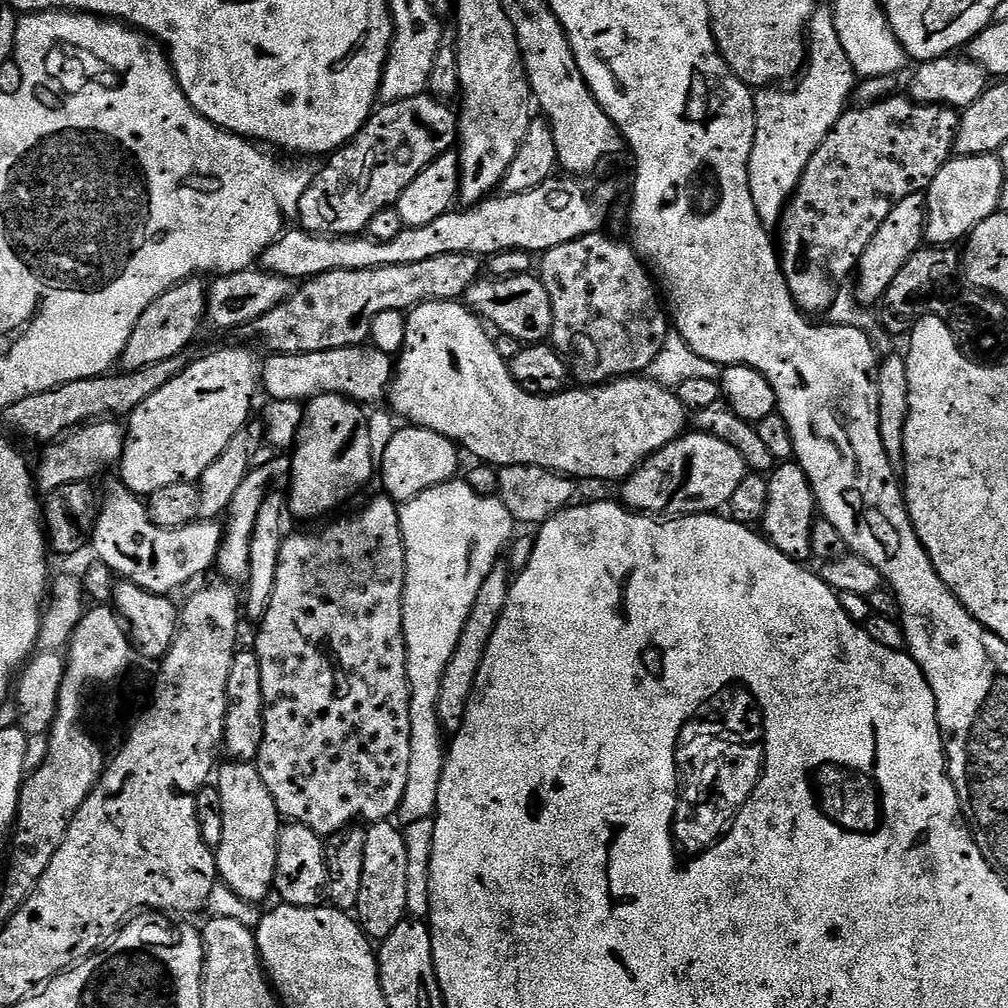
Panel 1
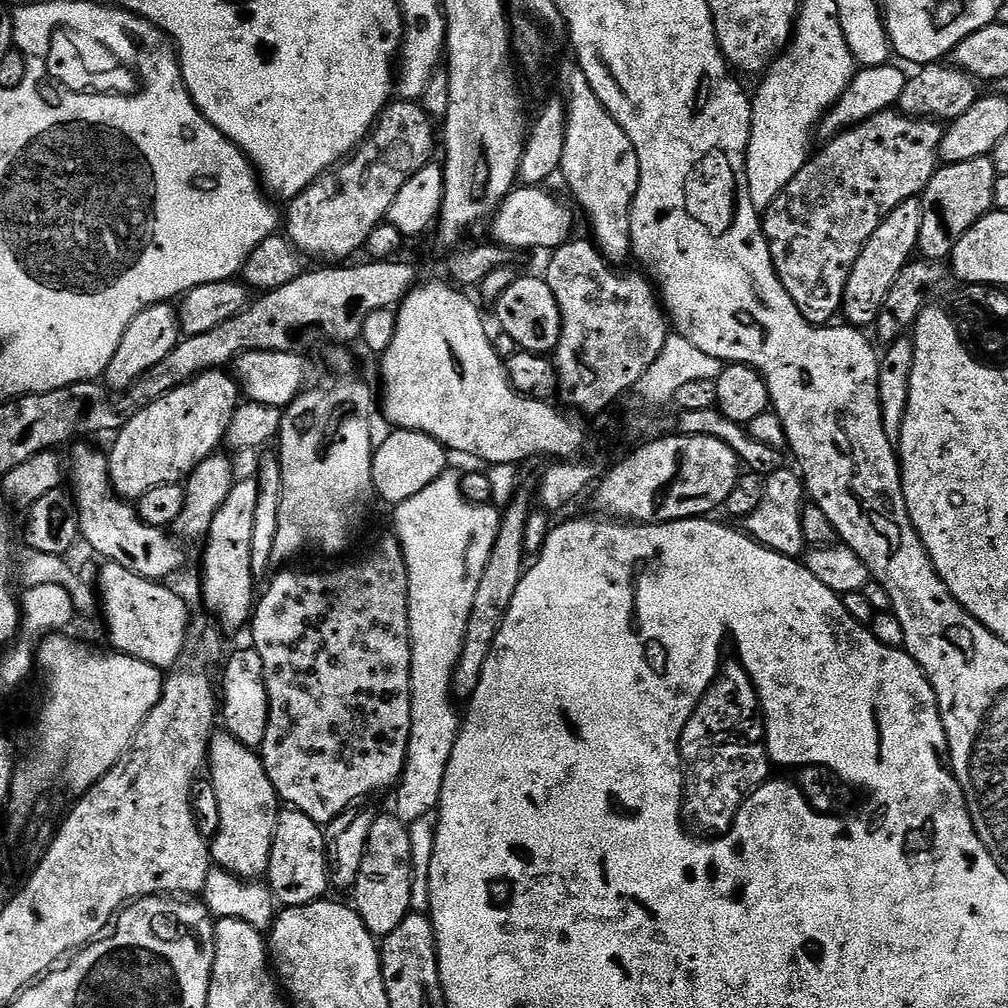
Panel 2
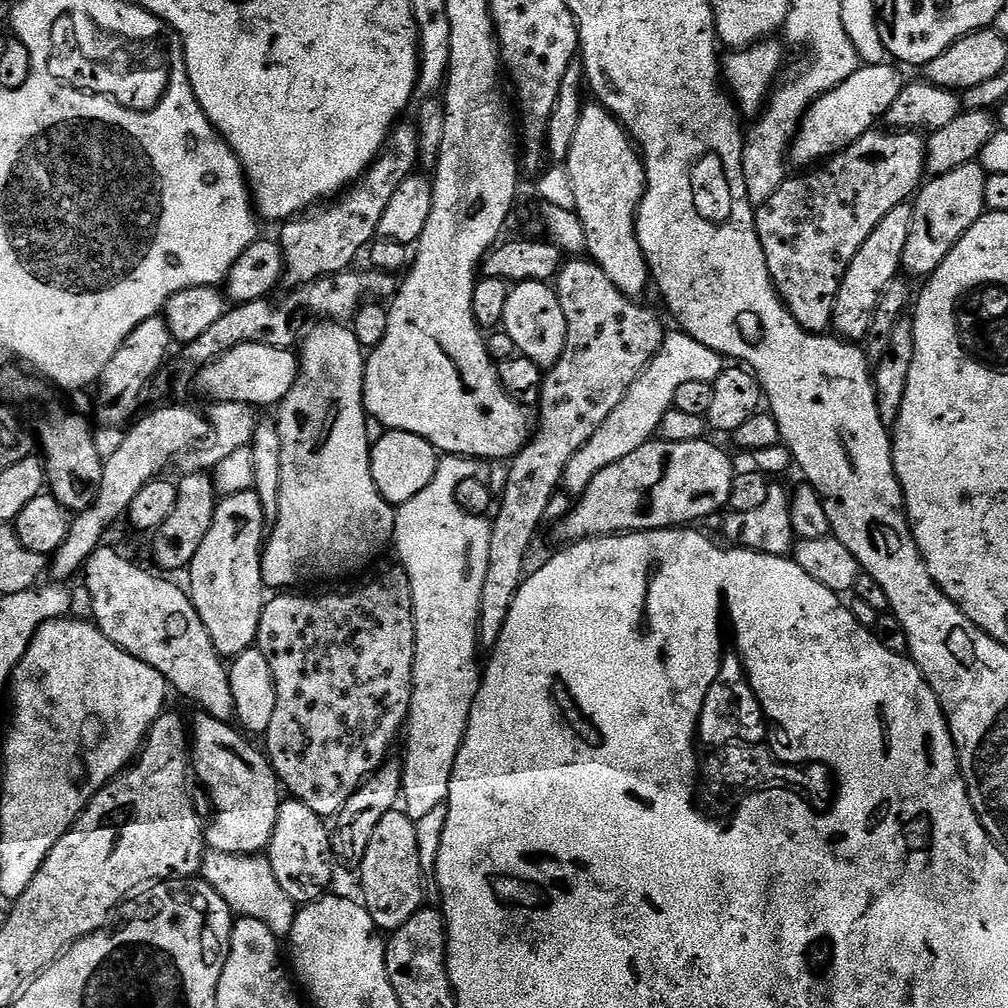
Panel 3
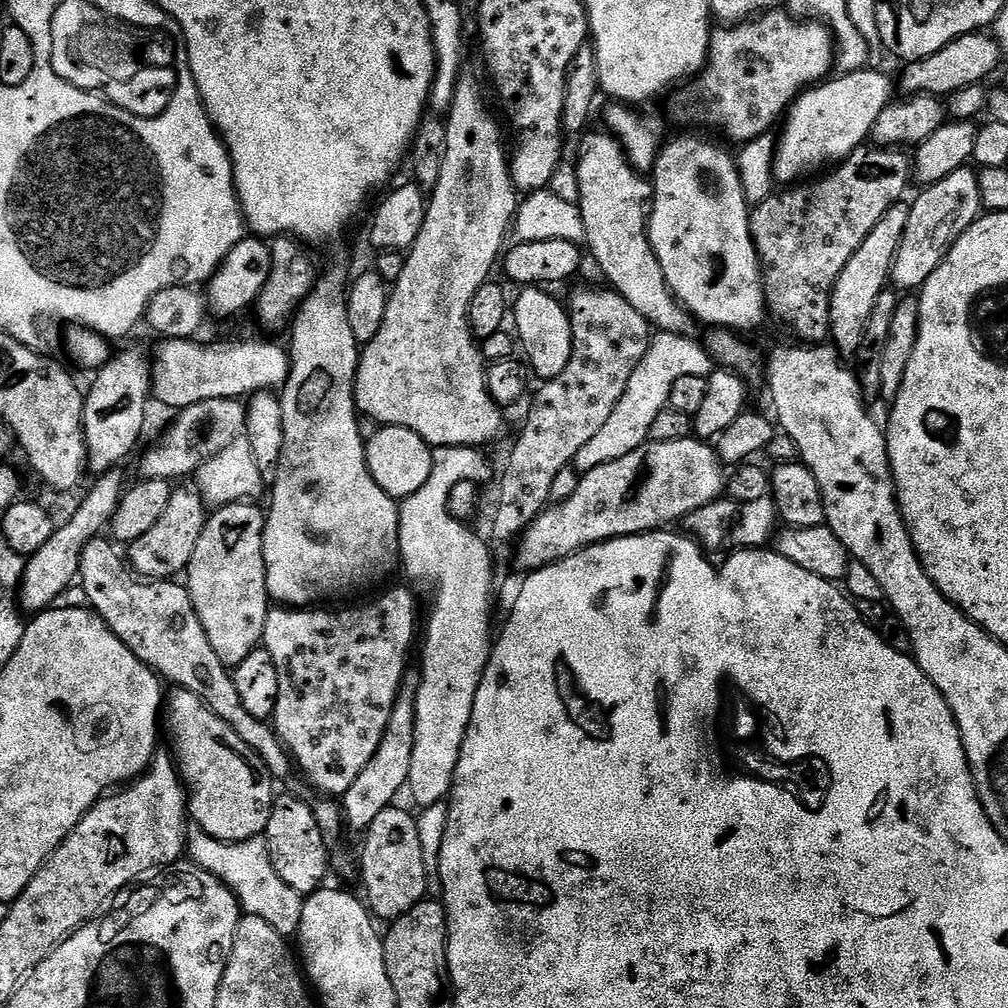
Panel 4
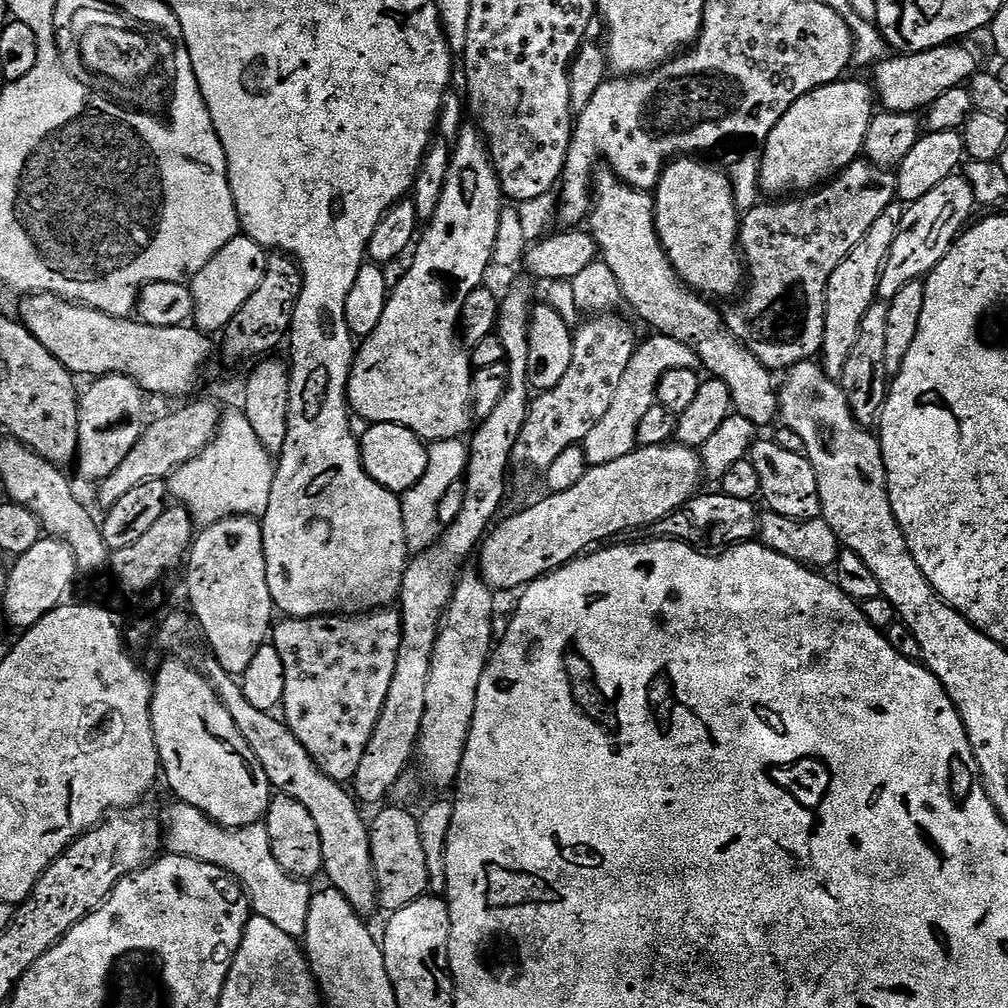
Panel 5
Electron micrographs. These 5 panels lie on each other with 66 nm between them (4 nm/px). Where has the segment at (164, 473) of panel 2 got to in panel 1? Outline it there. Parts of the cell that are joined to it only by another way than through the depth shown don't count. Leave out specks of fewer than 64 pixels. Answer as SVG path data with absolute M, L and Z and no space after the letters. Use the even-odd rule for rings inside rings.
M220 348L205 356L197 355L186 370L178 374L178 378L170 378L162 390L150 394L150 398L146 398L146 402L142 402L142 406L127 417L124 452L118 463L120 483L141 498L152 496L162 490L162 486L174 486L174 482L196 484L200 476L206 474L206 466L210 466L210 462L214 462L214 458L226 450L230 438L245 431L247 424L244 423L252 412L252 399L260 384L260 369L255 354L244 348Z

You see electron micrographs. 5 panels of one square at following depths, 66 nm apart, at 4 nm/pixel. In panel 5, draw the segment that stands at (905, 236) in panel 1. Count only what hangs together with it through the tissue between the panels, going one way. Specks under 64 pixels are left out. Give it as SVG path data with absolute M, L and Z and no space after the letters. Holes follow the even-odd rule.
M893 202L878 214L878 219L870 230L862 237L862 242L838 262L838 270L830 274L830 282L826 290L826 307L824 307L824 347L822 349L822 367L827 376L839 378L846 366L846 358L850 358L850 350L858 339L858 330L862 330L862 318L866 318L866 310L877 303L880 290L880 271L884 268L886 258L890 254L890 246L894 246L894 238L898 238L900 223L904 217L905 205Z

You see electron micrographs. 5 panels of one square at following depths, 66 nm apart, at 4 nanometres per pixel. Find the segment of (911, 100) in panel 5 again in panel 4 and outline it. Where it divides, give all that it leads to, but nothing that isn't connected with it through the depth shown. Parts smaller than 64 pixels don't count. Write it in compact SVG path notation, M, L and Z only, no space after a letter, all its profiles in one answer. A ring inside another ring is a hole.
M983 31L971 32L965 36L959 36L952 40L942 50L930 54L921 60L913 60L905 63L904 73L898 76L898 88L901 93L908 96L935 96L947 98L954 95L962 86L974 86L984 84L987 76L1000 64L1002 53L1000 45L996 43L991 35Z

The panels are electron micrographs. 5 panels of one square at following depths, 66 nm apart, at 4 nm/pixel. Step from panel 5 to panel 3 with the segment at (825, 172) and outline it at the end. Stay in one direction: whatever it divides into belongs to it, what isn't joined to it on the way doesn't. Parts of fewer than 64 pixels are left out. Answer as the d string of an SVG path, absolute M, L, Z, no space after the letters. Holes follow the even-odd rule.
M892 62L861 66L834 90L821 91L796 130L796 139L790 145L791 163L819 165L829 156L835 156L837 152L862 138L862 134L873 131L874 126L883 121L894 98L898 98L898 90L905 86L905 77L900 77L899 70L901 71Z

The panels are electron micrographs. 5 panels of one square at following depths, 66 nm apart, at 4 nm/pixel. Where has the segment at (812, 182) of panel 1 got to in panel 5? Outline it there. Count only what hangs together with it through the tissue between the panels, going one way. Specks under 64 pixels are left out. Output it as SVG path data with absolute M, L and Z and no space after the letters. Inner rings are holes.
M857 158L850 167L842 169L839 176L811 194L783 202L768 202L772 204L761 202L743 213L738 247L746 265L746 287L739 299L732 302L737 304L730 305L728 312L726 308L723 313L724 325L733 338L740 340L742 346L758 358L758 362L773 370L787 370L803 360L819 357L824 347L824 307L830 274L834 274L834 270L838 270L838 262L842 262L842 258L862 242L878 214L882 214L882 210L896 199L895 171Z

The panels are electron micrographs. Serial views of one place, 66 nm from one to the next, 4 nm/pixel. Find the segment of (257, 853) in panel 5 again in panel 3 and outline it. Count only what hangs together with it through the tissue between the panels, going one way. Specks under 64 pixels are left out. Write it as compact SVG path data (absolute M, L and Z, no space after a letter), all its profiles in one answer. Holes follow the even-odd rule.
M208 850L200 864L199 875L220 895L237 917L249 916L270 926L277 938L286 938L292 933L298 906L293 900L286 898L282 886L278 886L278 878L274 878L274 870L270 870L267 855L239 856Z

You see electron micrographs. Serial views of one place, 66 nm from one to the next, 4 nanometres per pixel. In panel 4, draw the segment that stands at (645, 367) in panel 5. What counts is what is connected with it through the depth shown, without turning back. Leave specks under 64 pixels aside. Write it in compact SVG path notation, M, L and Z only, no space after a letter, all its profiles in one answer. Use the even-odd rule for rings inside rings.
M657 331L649 339L648 349L642 354L642 360L634 366L634 372L626 382L626 390L622 398L618 398L618 406L614 406L614 414L610 414L610 418L606 418L603 423L602 430L598 430L598 434L594 434L594 438L590 438L590 442L586 442L582 450L578 450L574 461L576 472L583 474L606 462L626 458L630 450L638 450L638 446L649 443L650 426L661 410L669 407L668 398L674 382L678 382L678 378L691 376L707 378L713 371L713 358L699 339Z

